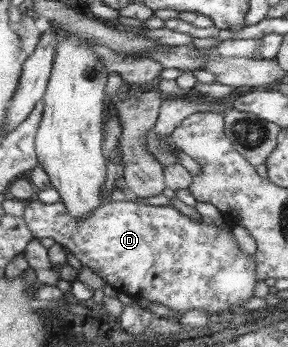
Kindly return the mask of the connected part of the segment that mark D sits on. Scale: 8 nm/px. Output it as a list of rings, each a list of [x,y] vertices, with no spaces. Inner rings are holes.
[[[33,198],[32,200],[25,202],[25,210],[22,218],[27,222],[28,228],[32,231],[32,234],[36,239],[54,238],[58,244],[61,244],[68,252],[74,254],[74,256],[81,262],[82,266],[88,266],[94,273],[98,274],[98,276],[100,276],[106,284],[111,285],[116,291],[128,292],[128,294],[135,300],[146,299],[151,303],[159,302],[160,304],[170,307],[170,309],[176,311],[179,316],[192,309],[208,311],[209,315],[222,315],[226,312],[230,312],[229,307],[232,305],[243,306],[243,303],[246,300],[255,297],[254,284],[256,284],[257,278],[256,258],[252,255],[248,258],[249,254],[244,256],[244,254],[240,252],[238,242],[234,240],[234,236],[232,235],[232,225],[230,224],[226,224],[224,227],[220,228],[219,226],[216,226],[216,224],[204,218],[201,222],[190,219],[189,216],[182,214],[171,204],[155,206],[140,204],[136,201],[106,202],[106,204],[100,204],[100,206],[96,207],[94,211],[86,213],[84,217],[76,219],[76,217],[72,217],[72,215],[68,213],[68,209],[64,207],[64,203],[62,203],[62,201],[48,204],[40,201],[38,198]]]

